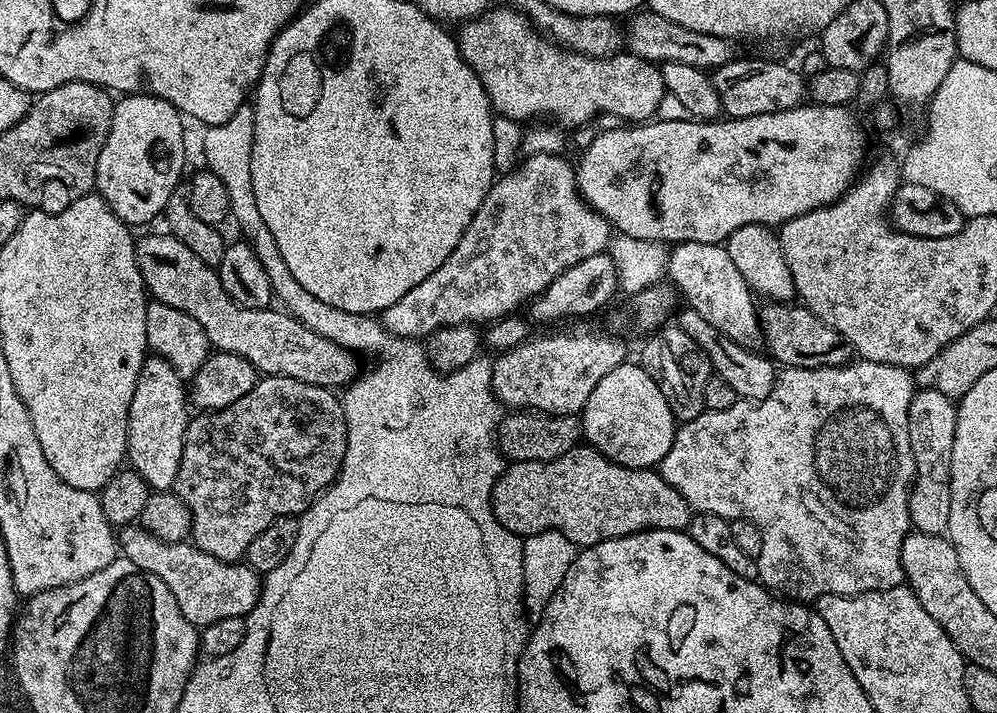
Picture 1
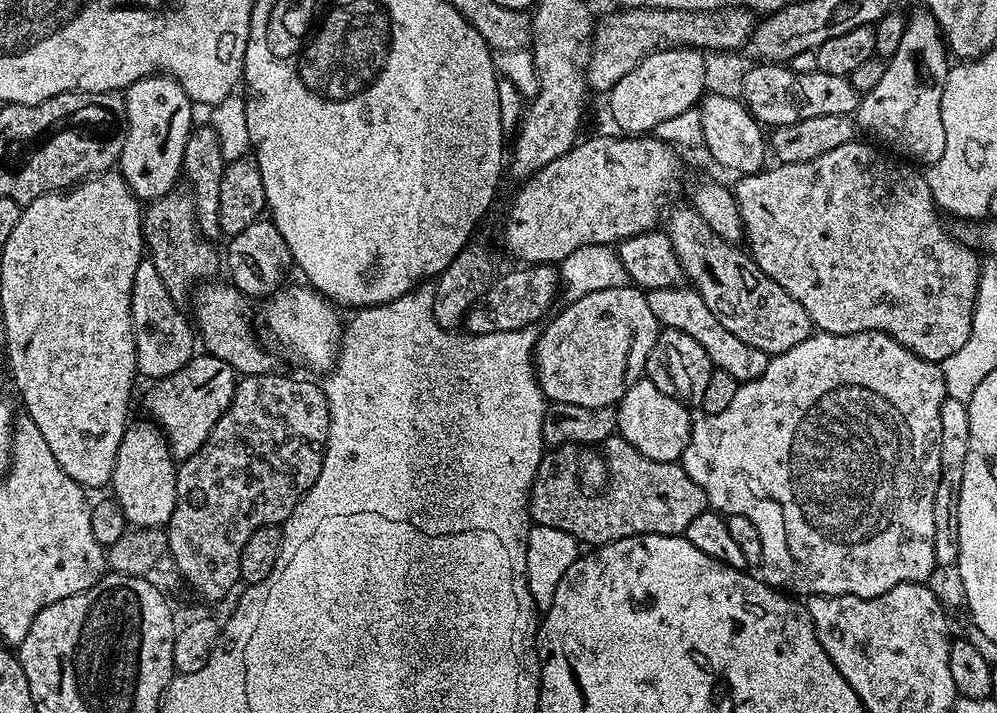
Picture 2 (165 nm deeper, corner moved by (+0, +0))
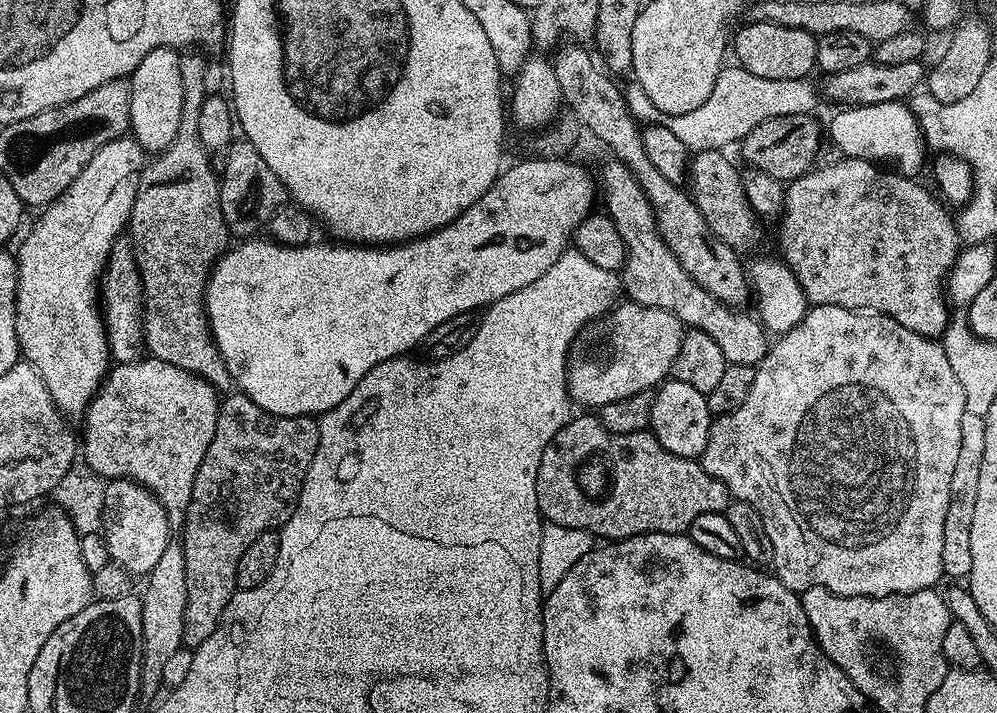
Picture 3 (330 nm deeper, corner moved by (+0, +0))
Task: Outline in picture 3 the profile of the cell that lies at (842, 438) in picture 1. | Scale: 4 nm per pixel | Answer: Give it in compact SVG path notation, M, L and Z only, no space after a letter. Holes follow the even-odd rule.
M813 304L808 309L808 313L802 318L798 326L794 326L789 332L783 333L780 340L771 345L762 362L755 365L754 383L750 386L750 394L746 394L746 402L738 406L738 410L727 412L724 416L718 416L713 419L712 429L708 431L708 441L706 450L699 461L714 478L728 487L729 497L746 502L762 514L762 522L766 522L766 534L770 534L770 546L774 546L774 558L771 567L774 569L774 575L787 586L791 592L803 594L814 586L822 586L839 596L905 596L918 590L927 588L936 588L939 580L942 580L944 571L942 570L942 530L946 527L946 506L950 506L950 482L954 478L954 466L958 463L958 450L962 446L962 414L967 412L966 396L963 393L962 385L958 382L957 375L953 373L953 367L950 366L949 359L946 358L944 347L931 336L914 334L914 330L906 330L894 318L882 315L881 312L871 310L857 310L854 308L843 308L842 306L830 306L829 304Z

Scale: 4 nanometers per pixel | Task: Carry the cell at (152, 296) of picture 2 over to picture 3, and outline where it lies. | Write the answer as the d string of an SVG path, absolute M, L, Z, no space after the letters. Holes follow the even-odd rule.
M122 234L114 242L108 255L108 265L98 281L98 296L102 301L104 333L108 339L108 355L116 364L125 364L141 359L144 346L144 291L142 278L132 253L132 242Z

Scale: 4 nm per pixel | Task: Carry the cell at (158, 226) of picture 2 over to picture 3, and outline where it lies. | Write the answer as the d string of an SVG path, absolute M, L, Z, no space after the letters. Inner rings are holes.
M188 50L180 57L182 74L182 122L178 122L178 134L170 146L147 161L138 182L138 194L134 198L134 210L128 219L127 235L132 242L132 253L142 278L144 291L144 346L153 360L170 362L178 370L200 376L210 382L217 393L233 391L232 376L216 345L216 339L208 325L208 311L204 309L204 292L216 261L230 247L230 233L222 214L218 172L212 169L213 157L198 138L198 110L202 110L208 88L208 64L198 53Z

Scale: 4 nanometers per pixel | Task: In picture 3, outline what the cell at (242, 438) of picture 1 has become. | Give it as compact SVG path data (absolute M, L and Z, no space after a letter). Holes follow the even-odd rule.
M239 390L233 391L221 399L218 426L214 430L210 450L206 450L206 458L202 458L202 466L198 466L198 474L194 478L194 490L190 494L190 506L184 511L184 523L182 525L184 537L182 537L182 543L186 554L186 614L182 626L182 638L185 645L195 646L206 642L206 638L210 638L210 634L214 634L214 630L220 625L223 611L226 610L227 604L237 591L236 575L238 574L238 562L242 559L242 550L246 550L246 546L250 546L250 542L254 542L254 538L258 538L258 534L271 532L283 526L290 518L291 512L296 509L299 492L302 490L302 482L308 473L312 455L318 450L318 442L319 426L313 417L275 416L266 410L262 410L262 406L258 406L249 396L245 396Z

